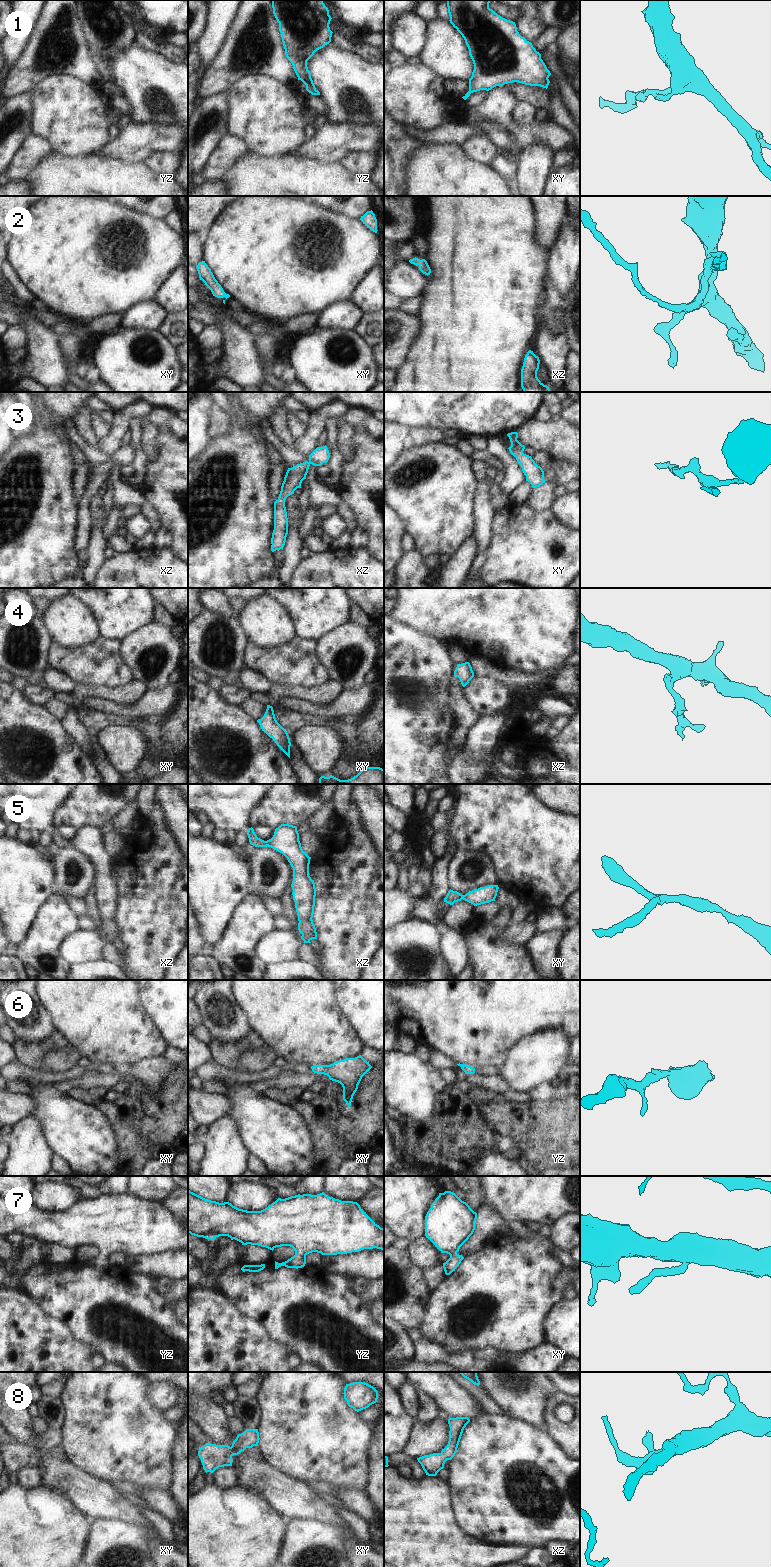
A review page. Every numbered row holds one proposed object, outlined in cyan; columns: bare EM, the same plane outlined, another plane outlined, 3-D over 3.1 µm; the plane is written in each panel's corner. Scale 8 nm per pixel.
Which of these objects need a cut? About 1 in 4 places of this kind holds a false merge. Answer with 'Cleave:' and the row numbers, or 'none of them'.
Cleave: none of them

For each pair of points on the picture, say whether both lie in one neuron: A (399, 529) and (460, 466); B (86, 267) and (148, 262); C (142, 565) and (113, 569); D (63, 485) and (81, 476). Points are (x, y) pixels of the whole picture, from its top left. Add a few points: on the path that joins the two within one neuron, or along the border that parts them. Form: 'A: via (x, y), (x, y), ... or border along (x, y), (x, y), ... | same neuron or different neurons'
A: border along (394, 508), (405, 522), (408, 532) | different neurons
B: via (101, 267), (121, 273), (133, 269) | same neuron
C: via (135, 569), (120, 569) | same neuron
D: border along (75, 468), (73, 495), (78, 501) | different neurons

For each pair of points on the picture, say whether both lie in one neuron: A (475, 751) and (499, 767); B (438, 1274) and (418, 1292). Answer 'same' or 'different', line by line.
A: same
B: different

